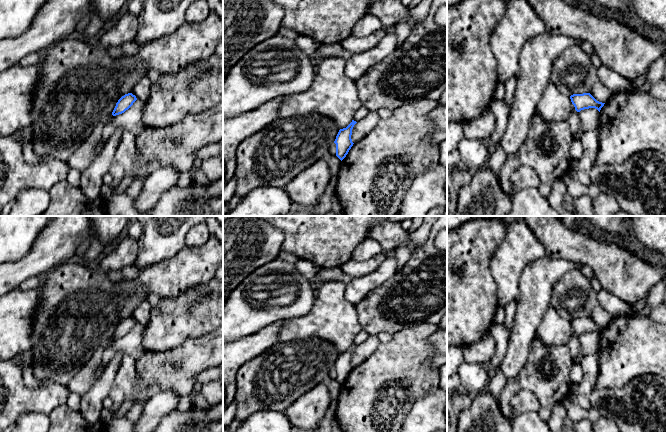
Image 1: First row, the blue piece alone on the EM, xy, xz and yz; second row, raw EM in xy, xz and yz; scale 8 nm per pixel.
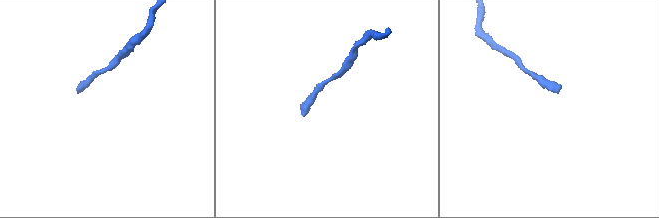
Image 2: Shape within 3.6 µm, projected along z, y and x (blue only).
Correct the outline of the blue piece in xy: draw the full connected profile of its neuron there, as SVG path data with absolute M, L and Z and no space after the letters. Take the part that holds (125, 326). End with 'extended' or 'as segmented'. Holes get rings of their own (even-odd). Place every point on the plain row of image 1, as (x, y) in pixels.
M132 317L125 318L116 327L116 330L112 336L112 339L116 340L116 339L124 337L133 329L133 327L136 324L137 324L136 320L133 319Z; as segmented

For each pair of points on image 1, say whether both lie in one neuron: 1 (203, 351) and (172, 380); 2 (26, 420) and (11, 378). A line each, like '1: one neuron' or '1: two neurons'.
1: one neuron
2: two neurons

